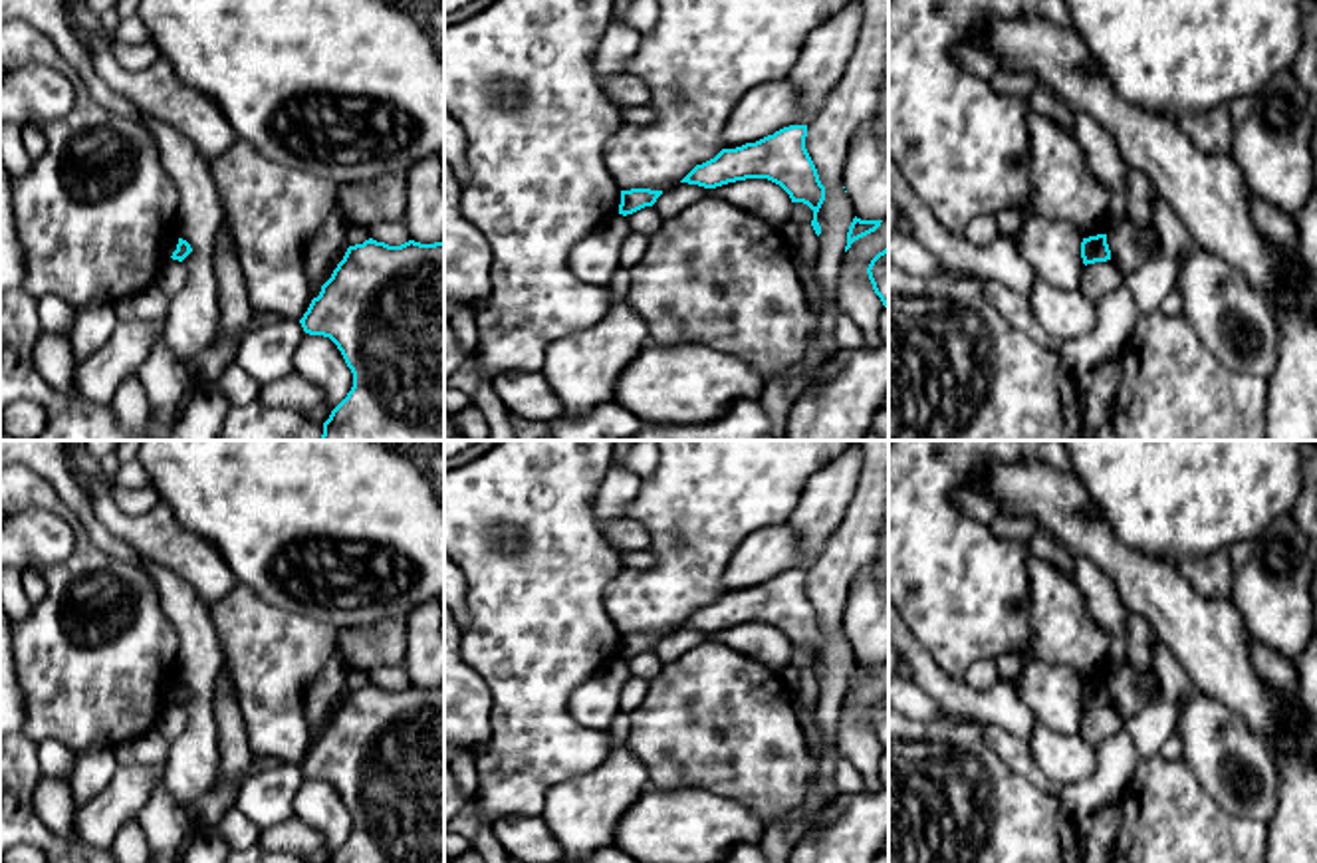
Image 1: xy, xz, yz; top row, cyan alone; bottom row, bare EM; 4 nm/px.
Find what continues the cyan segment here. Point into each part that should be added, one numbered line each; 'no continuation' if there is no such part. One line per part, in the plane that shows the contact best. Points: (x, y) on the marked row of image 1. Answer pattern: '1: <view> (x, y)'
no continuation

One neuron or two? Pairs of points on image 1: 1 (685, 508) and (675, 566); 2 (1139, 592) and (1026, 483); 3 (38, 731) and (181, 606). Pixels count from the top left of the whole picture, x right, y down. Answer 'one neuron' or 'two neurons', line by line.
1: one neuron
2: one neuron
3: two neurons

